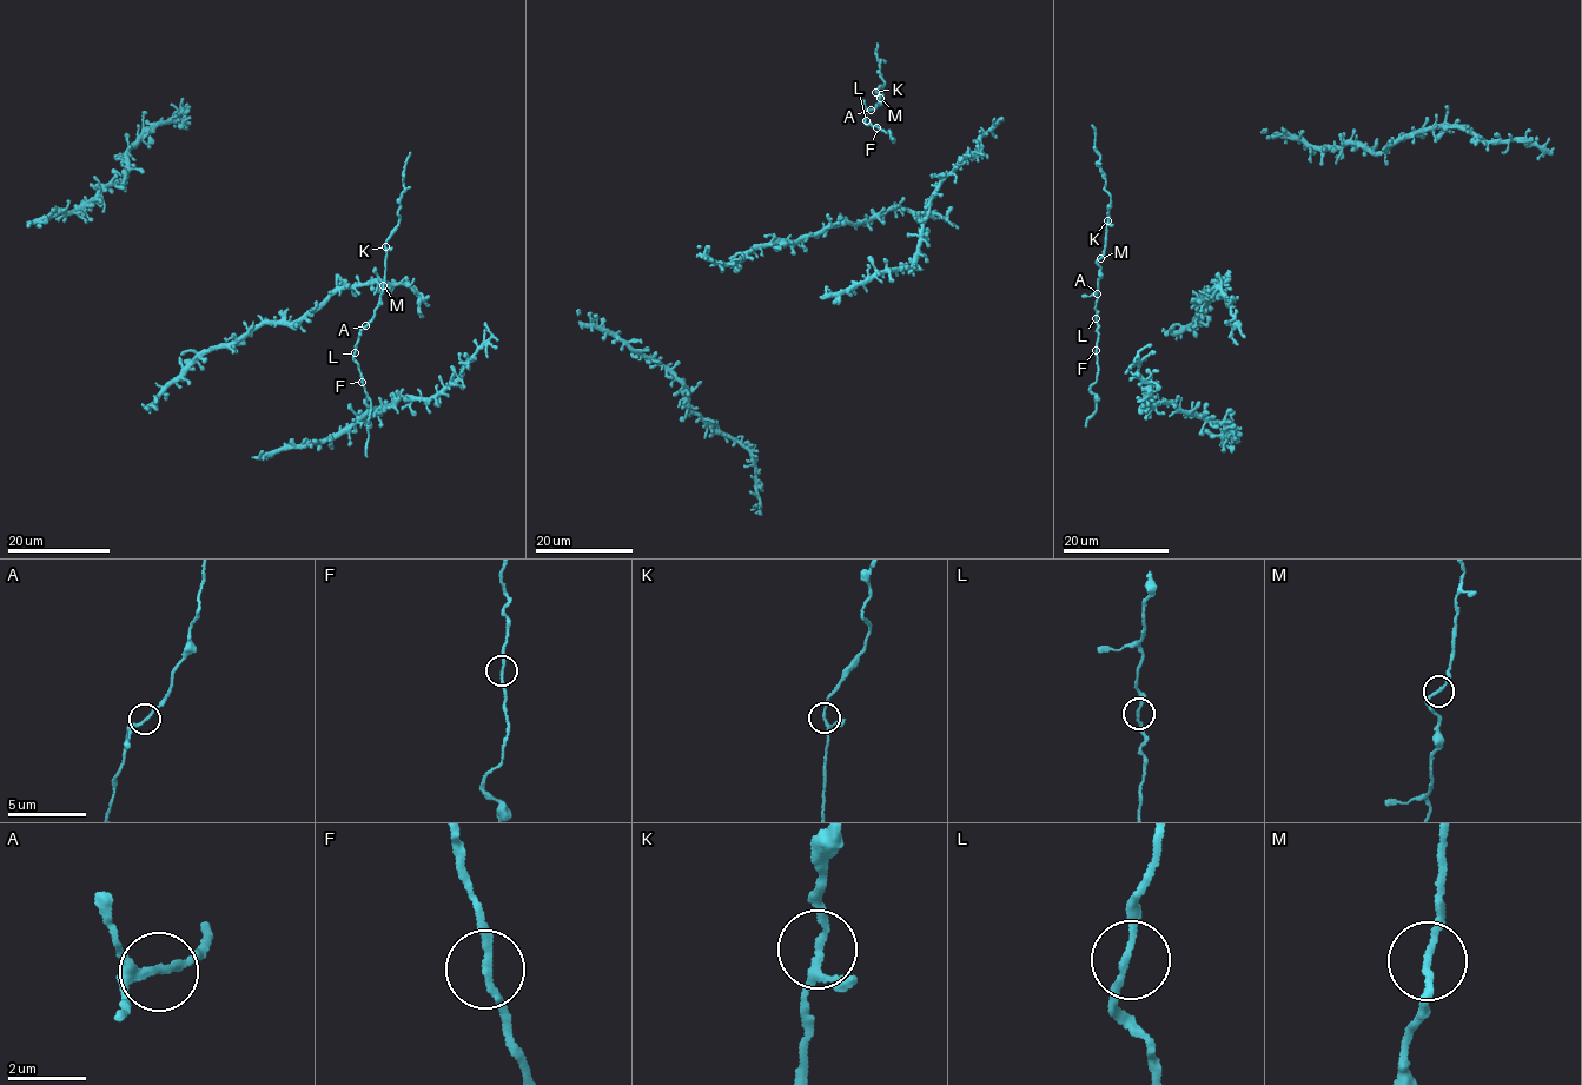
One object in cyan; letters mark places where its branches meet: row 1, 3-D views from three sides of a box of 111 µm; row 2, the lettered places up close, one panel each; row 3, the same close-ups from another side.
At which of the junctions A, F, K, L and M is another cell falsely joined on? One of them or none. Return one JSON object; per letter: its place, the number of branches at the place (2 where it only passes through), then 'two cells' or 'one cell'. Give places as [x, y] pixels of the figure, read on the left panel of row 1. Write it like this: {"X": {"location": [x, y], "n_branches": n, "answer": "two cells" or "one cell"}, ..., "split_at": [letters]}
{"A": {"location": [365, 325], "n_branches": 3, "answer": "one cell"}, "F": {"location": [362, 382], "n_branches": 2, "answer": "one cell"}, "K": {"location": [385, 246], "n_branches": 3, "answer": "one cell"}, "L": {"location": [355, 352], "n_branches": 2, "answer": "one cell"}, "M": {"location": [383, 285], "n_branches": 2, "answer": "one cell"}, "split_at": []}

